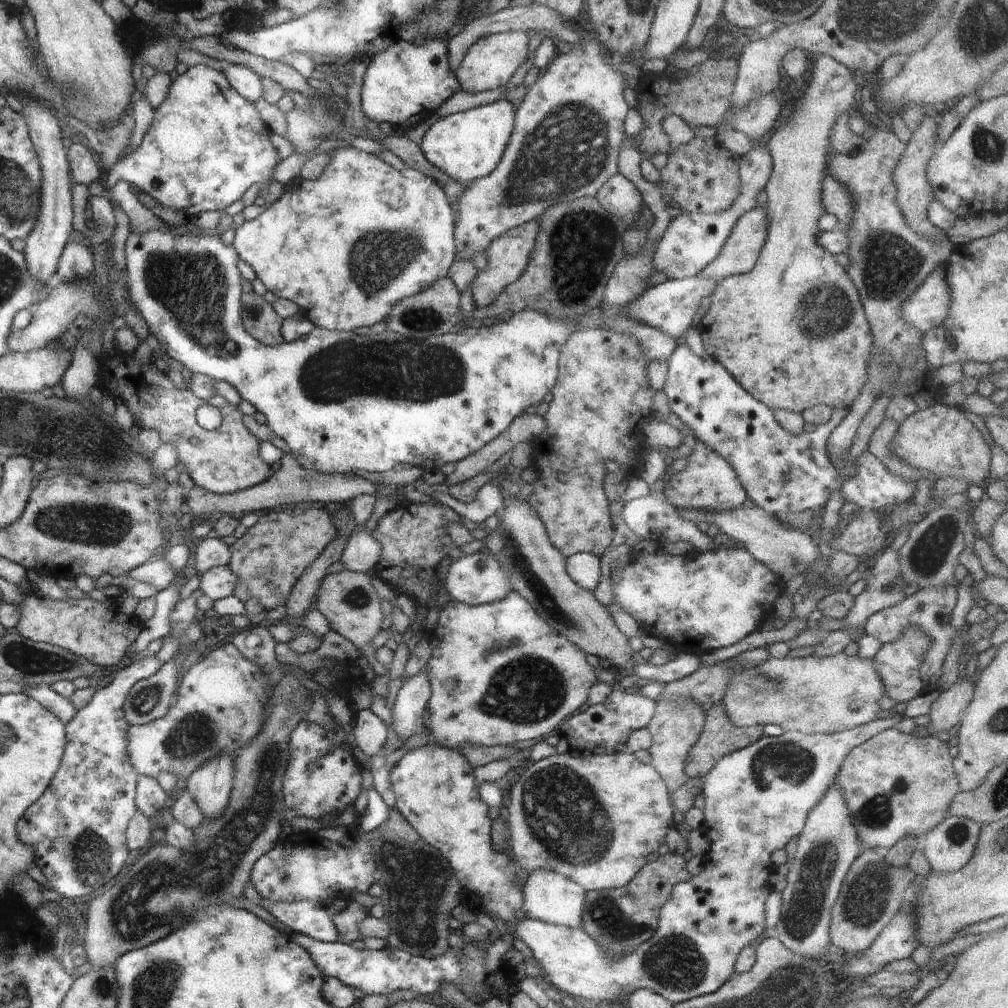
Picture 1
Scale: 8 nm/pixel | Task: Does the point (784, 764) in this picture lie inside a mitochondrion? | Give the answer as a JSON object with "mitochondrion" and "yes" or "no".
{"mitochondrion":"yes"}

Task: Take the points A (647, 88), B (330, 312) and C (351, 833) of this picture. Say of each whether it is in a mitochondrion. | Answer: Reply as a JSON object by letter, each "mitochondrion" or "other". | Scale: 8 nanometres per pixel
{"A":"other","B":"other","C":"other"}

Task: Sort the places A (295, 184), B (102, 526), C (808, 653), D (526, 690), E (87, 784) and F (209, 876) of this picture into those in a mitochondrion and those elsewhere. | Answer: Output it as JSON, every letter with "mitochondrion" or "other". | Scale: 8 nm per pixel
{"A":"other","B":"mitochondrion","C":"other","D":"mitochondrion","E":"other","F":"mitochondrion"}

